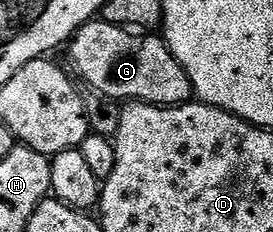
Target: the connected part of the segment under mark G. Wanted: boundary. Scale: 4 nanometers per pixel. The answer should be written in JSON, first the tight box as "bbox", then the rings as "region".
{"bbox":[68,19,194,105],"region":[[[101,19],[90,21],[81,25],[68,42],[73,72],[78,72],[90,89],[100,91],[119,103],[142,101],[145,105],[185,105],[194,91],[192,83],[165,40],[154,36],[158,35],[116,27]]]}

